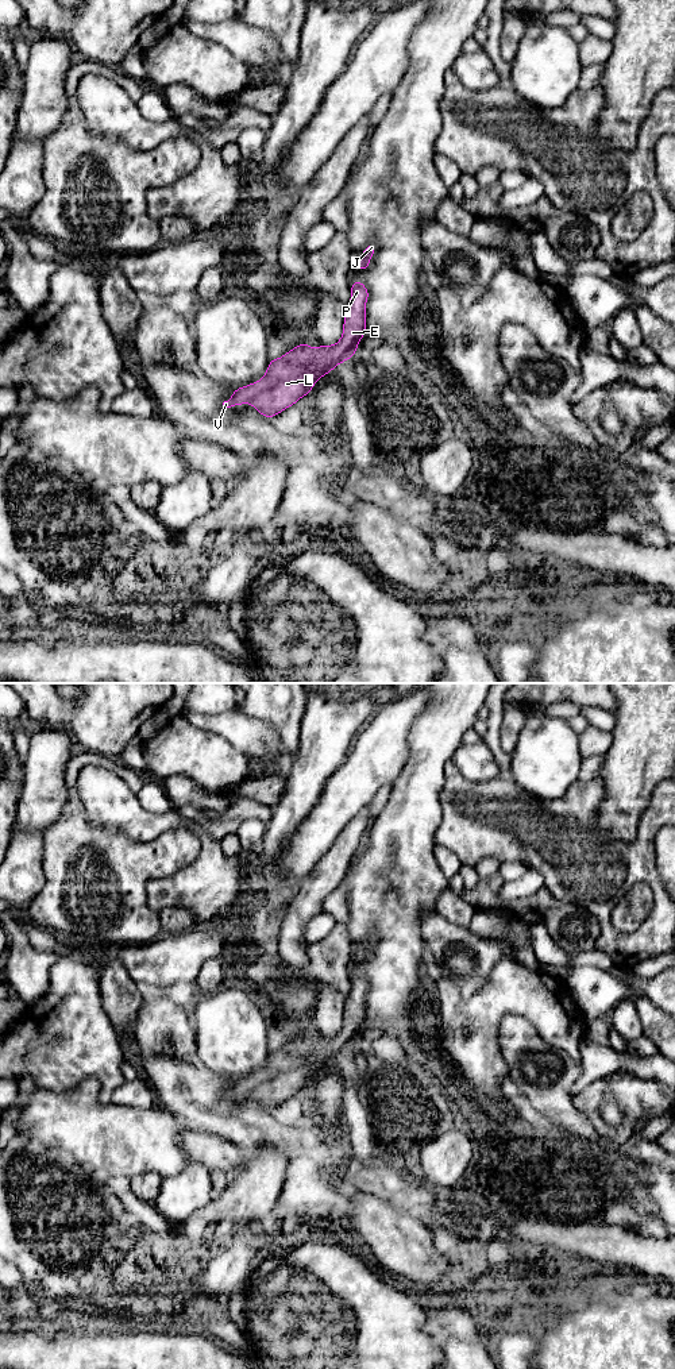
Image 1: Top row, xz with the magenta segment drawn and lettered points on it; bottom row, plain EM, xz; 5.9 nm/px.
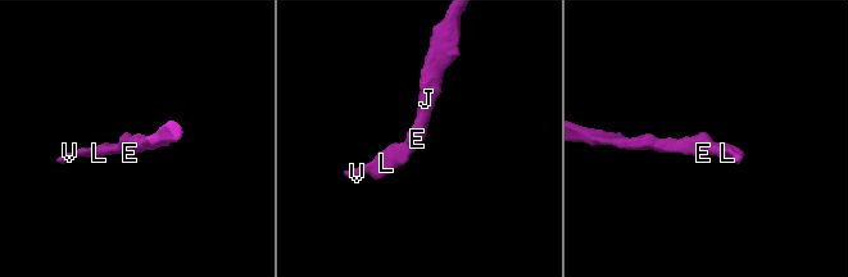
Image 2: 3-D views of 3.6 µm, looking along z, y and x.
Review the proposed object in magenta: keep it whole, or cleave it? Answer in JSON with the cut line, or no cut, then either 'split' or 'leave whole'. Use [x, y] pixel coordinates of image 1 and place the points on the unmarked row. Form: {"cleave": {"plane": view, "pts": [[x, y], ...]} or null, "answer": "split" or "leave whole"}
{"cleave": null, "answer": "leave whole"}

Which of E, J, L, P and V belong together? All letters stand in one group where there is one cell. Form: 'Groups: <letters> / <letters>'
Groups: E J L P V

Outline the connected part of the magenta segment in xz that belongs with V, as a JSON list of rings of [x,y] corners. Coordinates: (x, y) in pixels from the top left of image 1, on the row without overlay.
[[[358,971],[351,976],[351,991],[344,1000],[343,1026],[333,1037],[320,1036],[316,1041],[304,1031],[300,1037],[288,1042],[278,1050],[270,1050],[263,1069],[247,1077],[238,1079],[230,1091],[223,1094],[223,1099],[231,1099],[242,1095],[251,1095],[258,1104],[273,1110],[289,1098],[293,1098],[300,1090],[309,1085],[316,1073],[332,1063],[338,1056],[348,1052],[356,1045],[359,1031],[366,1026],[366,994],[369,991],[367,979]]]

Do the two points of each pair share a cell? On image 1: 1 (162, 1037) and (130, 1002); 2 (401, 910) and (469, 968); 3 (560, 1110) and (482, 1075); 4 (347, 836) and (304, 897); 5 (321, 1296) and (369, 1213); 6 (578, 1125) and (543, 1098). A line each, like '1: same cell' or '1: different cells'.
1: same cell
2: different cells
3: different cells
4: same cell
5: different cells
6: same cell

